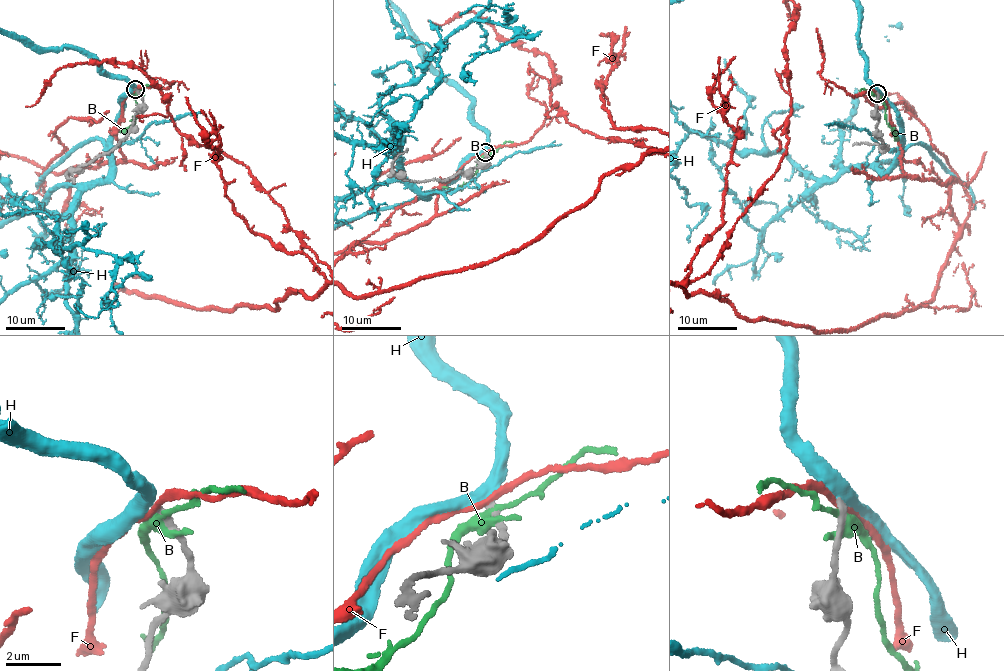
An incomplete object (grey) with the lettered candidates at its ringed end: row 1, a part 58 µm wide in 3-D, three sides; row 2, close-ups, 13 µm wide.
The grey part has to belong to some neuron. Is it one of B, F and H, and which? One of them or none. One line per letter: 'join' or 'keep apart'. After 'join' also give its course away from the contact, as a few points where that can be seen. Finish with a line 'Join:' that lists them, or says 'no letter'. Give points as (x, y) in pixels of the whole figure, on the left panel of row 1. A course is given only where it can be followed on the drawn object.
B: keep apart
F: keep apart
H: keep apart
Join: no letter

